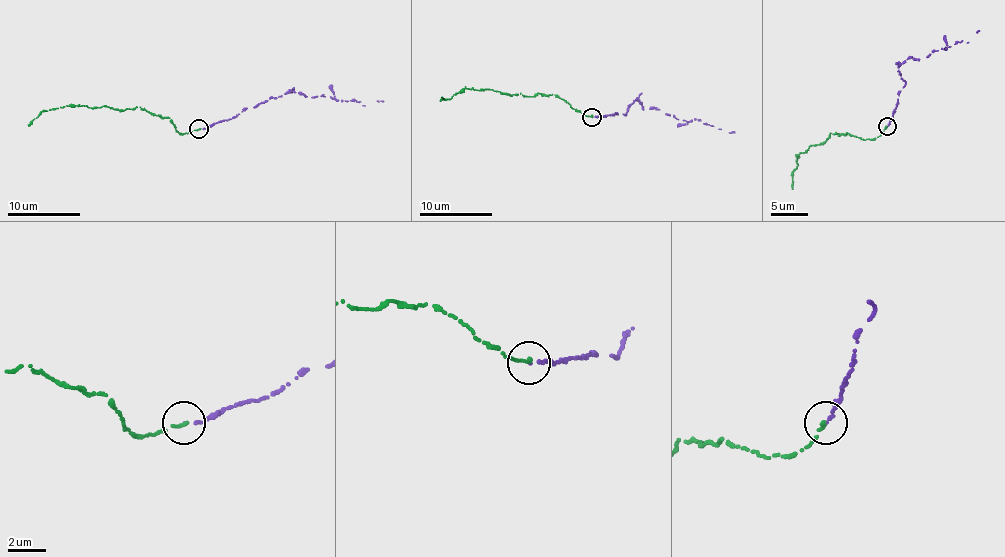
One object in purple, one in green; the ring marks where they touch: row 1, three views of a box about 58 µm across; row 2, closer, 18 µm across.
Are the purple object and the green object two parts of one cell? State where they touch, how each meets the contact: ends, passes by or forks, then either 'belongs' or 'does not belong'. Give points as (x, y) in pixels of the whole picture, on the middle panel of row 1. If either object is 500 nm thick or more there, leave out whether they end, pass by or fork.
at (592, 117); purple ends there; green ends there; belongs

